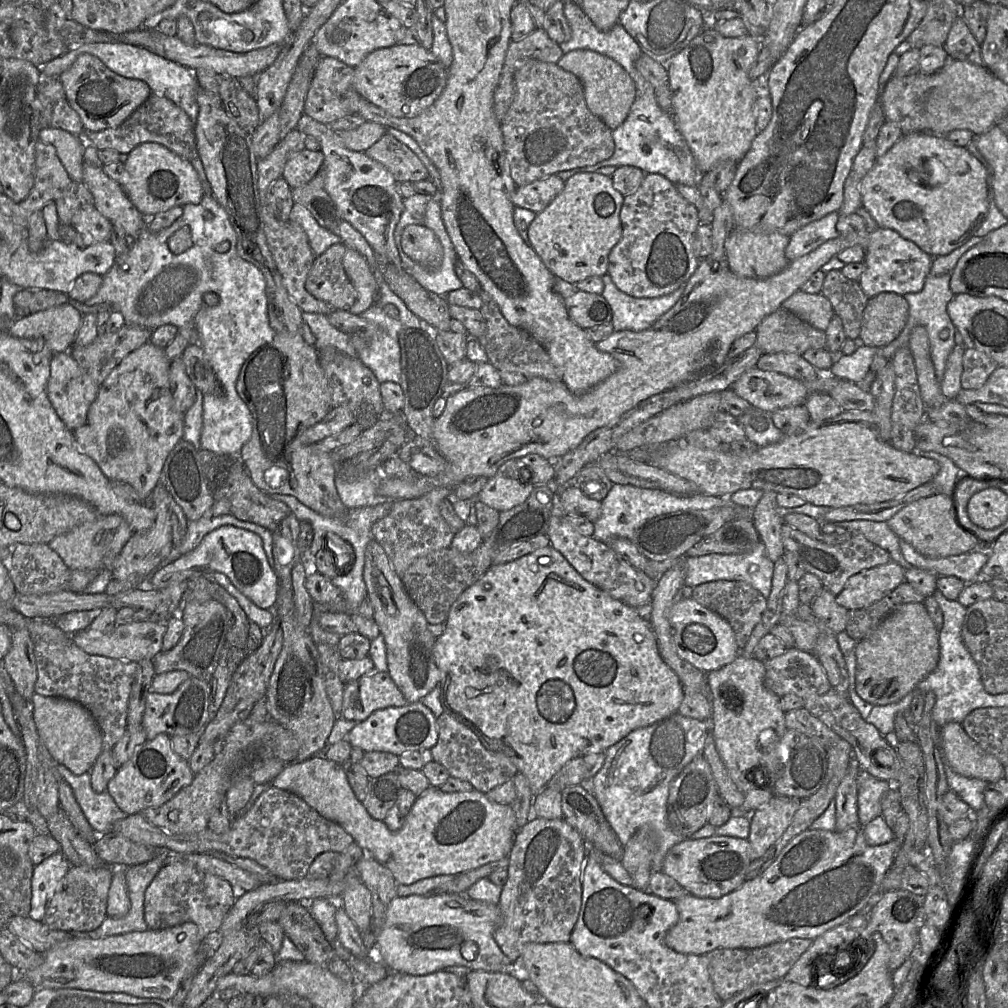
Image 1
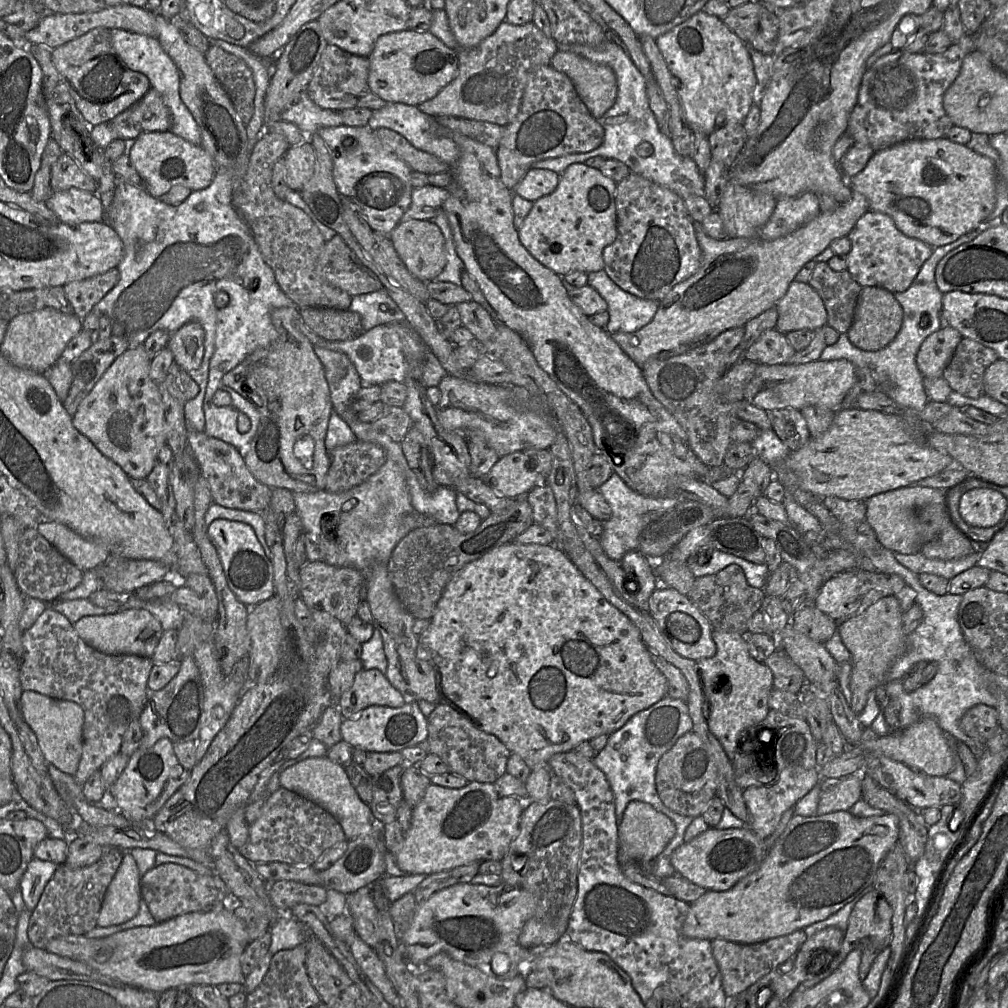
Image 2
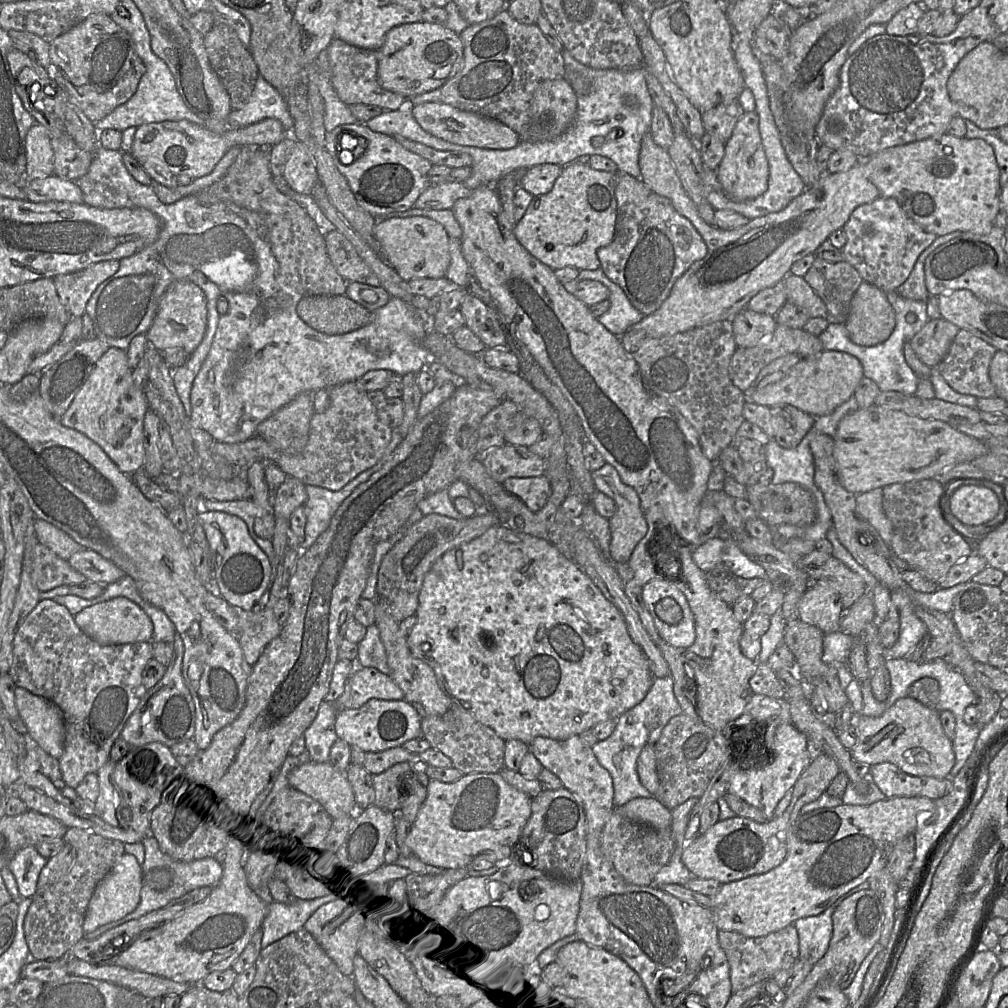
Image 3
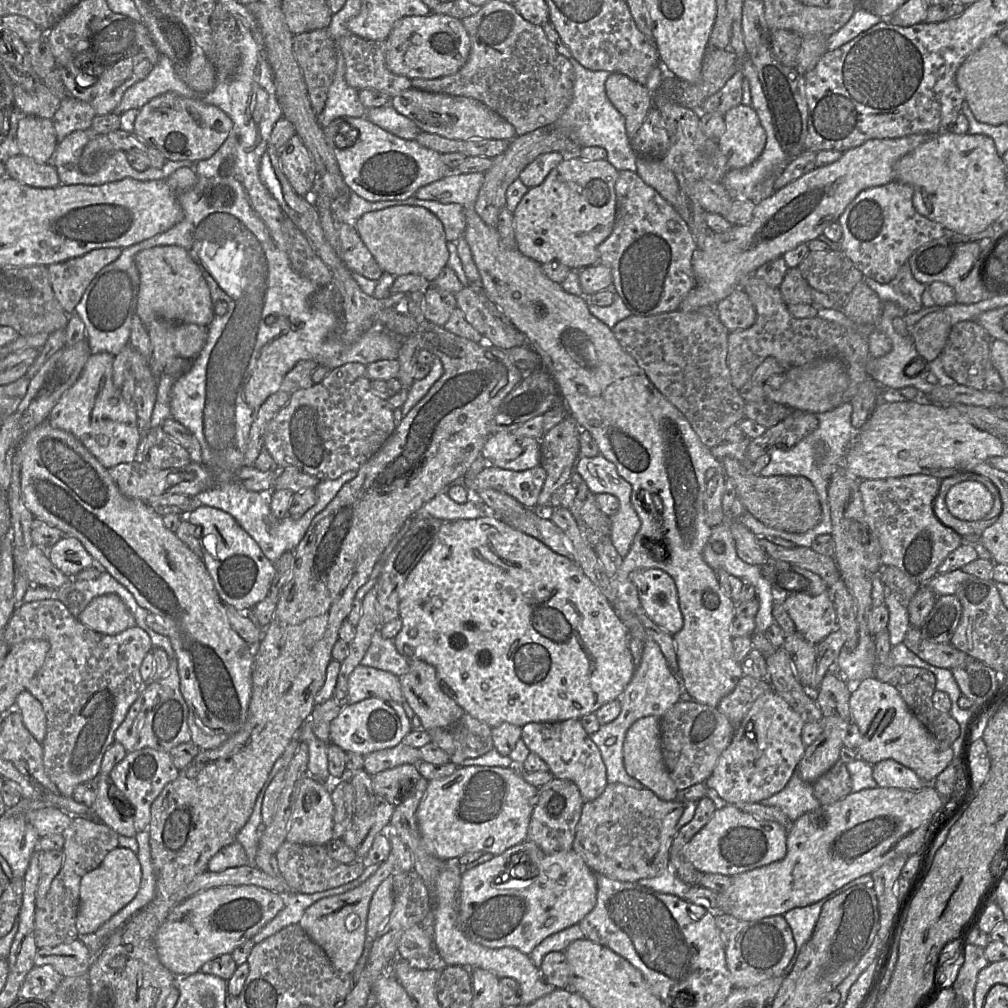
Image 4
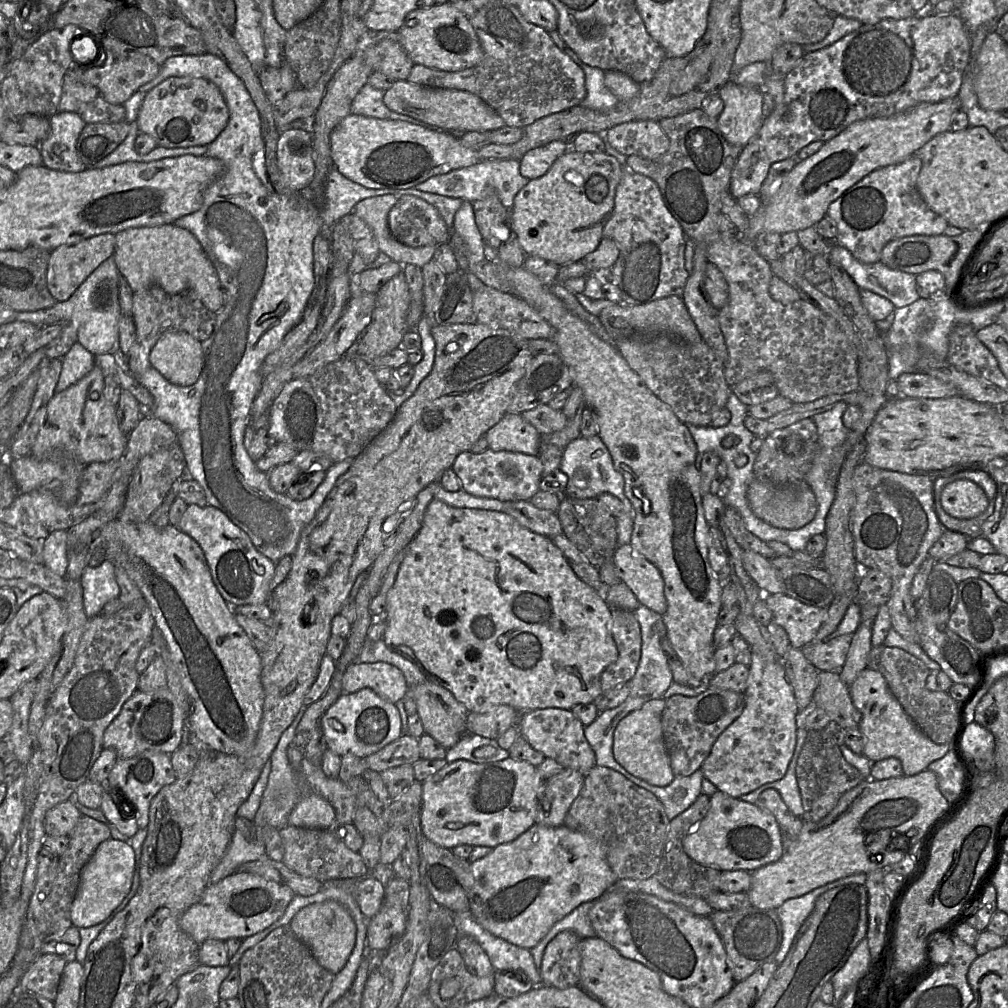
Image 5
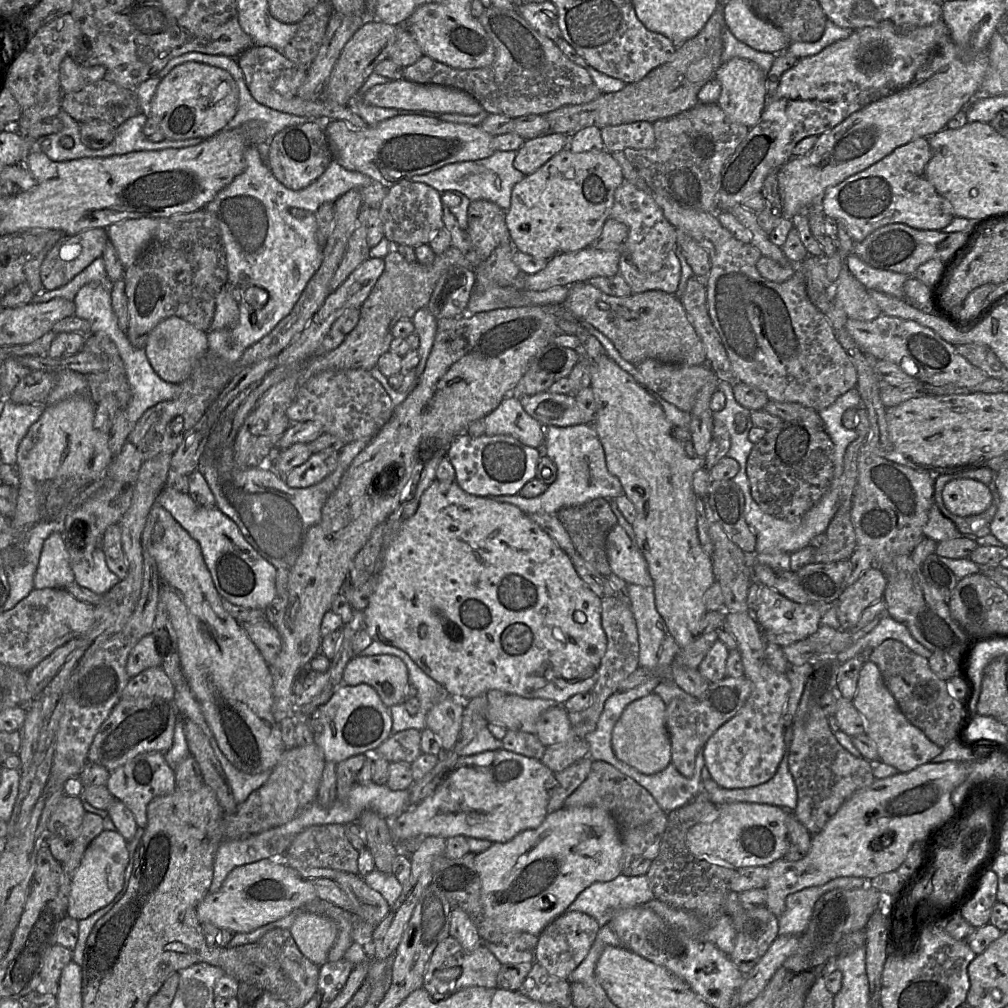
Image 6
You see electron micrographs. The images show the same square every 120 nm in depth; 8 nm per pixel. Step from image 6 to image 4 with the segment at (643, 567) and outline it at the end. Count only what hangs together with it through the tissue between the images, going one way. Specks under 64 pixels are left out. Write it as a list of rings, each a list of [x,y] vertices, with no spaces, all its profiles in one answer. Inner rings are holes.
[[[657,568],[635,570],[629,577],[637,588],[641,606],[648,618],[670,635],[673,636],[678,633],[683,628],[684,621],[674,580]]]

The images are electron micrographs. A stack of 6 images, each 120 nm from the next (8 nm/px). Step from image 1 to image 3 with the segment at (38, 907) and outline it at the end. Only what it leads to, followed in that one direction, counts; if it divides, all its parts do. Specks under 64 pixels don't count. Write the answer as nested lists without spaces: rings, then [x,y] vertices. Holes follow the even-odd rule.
[[[35,846],[21,849],[8,863],[10,871],[16,878],[22,898],[34,896],[39,874],[46,863],[47,859],[38,852]]]

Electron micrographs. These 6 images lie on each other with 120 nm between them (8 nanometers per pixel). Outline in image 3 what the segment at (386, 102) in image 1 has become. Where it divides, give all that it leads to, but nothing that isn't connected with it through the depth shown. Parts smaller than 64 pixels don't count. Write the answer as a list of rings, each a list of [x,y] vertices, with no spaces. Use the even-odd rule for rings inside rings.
[[[419,21],[391,28],[377,57],[380,86],[409,99],[435,90],[454,77],[463,65],[463,45],[460,36],[445,24]]]

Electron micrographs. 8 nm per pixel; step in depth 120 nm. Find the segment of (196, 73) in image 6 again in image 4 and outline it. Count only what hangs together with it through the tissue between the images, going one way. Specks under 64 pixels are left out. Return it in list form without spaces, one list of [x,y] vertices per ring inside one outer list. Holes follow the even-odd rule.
[[[166,92],[152,98],[136,115],[134,134],[158,149],[166,160],[187,160],[197,163],[211,157],[232,130],[230,117],[217,106],[206,103],[201,96],[185,97]]]

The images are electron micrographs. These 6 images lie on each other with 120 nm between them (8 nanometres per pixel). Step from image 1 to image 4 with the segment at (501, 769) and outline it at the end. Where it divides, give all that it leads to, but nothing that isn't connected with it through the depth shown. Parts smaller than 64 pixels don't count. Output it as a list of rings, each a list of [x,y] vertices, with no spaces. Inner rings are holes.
[[[464,712],[459,721],[450,728],[435,728],[428,730],[431,742],[445,751],[450,762],[459,766],[467,759],[477,758],[494,749],[491,729],[487,724]]]

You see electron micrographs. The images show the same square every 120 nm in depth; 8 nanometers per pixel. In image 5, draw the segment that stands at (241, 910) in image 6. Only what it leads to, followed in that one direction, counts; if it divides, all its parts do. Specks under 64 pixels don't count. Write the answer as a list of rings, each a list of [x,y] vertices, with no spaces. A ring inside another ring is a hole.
[[[236,871],[210,884],[201,899],[181,915],[179,926],[200,945],[207,939],[245,939],[278,920],[294,896],[288,886],[248,872]]]

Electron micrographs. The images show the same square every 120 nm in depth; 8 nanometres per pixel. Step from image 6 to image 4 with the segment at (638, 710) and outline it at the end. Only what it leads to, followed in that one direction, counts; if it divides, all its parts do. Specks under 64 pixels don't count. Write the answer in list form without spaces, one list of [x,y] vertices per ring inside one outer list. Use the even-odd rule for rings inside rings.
[[[655,716],[643,717],[628,729],[623,743],[623,762],[629,776],[641,782],[664,801],[674,801],[679,795],[674,781],[664,763],[661,750],[661,719]]]

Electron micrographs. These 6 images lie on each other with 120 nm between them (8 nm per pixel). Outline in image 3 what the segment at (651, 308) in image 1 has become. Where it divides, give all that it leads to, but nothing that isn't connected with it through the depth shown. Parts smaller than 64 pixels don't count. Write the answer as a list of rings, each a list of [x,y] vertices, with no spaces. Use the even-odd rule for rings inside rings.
[[[600,267],[596,270],[579,270],[577,280],[596,280],[608,288],[610,307],[597,320],[614,335],[620,337],[645,317],[631,304],[622,288],[609,279]]]

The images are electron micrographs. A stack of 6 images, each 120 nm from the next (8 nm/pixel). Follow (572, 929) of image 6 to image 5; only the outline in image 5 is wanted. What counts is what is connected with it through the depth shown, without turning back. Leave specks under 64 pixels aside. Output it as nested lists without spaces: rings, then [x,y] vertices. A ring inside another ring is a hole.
[[[566,930],[547,944],[540,967],[544,985],[563,989],[579,984],[581,940],[574,932]]]

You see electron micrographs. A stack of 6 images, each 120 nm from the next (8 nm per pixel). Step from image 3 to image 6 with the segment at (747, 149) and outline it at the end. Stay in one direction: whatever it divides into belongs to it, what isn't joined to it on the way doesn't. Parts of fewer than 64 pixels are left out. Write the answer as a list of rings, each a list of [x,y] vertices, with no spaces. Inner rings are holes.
[[[733,58],[719,67],[715,78],[721,86],[718,106],[731,121],[743,124],[749,129],[754,127],[767,105],[767,75],[756,63],[743,58]]]

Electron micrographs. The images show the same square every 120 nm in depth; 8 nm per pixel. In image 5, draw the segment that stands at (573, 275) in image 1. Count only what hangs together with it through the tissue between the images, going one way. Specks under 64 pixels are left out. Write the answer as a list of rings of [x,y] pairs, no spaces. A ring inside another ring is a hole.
[[[567,150],[559,156],[541,177],[529,180],[516,194],[509,211],[509,224],[526,256],[539,257],[558,265],[583,261],[603,238],[603,229],[610,218],[615,202],[616,187],[624,166],[613,156],[601,152]]]

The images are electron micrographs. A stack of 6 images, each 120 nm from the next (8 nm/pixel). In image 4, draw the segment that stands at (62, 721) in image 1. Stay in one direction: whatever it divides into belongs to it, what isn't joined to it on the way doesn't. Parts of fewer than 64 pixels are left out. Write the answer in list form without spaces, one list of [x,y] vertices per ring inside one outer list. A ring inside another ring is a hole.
[[[23,690],[18,695],[13,710],[21,713],[25,727],[39,743],[42,743],[47,731],[42,704],[28,690]]]

